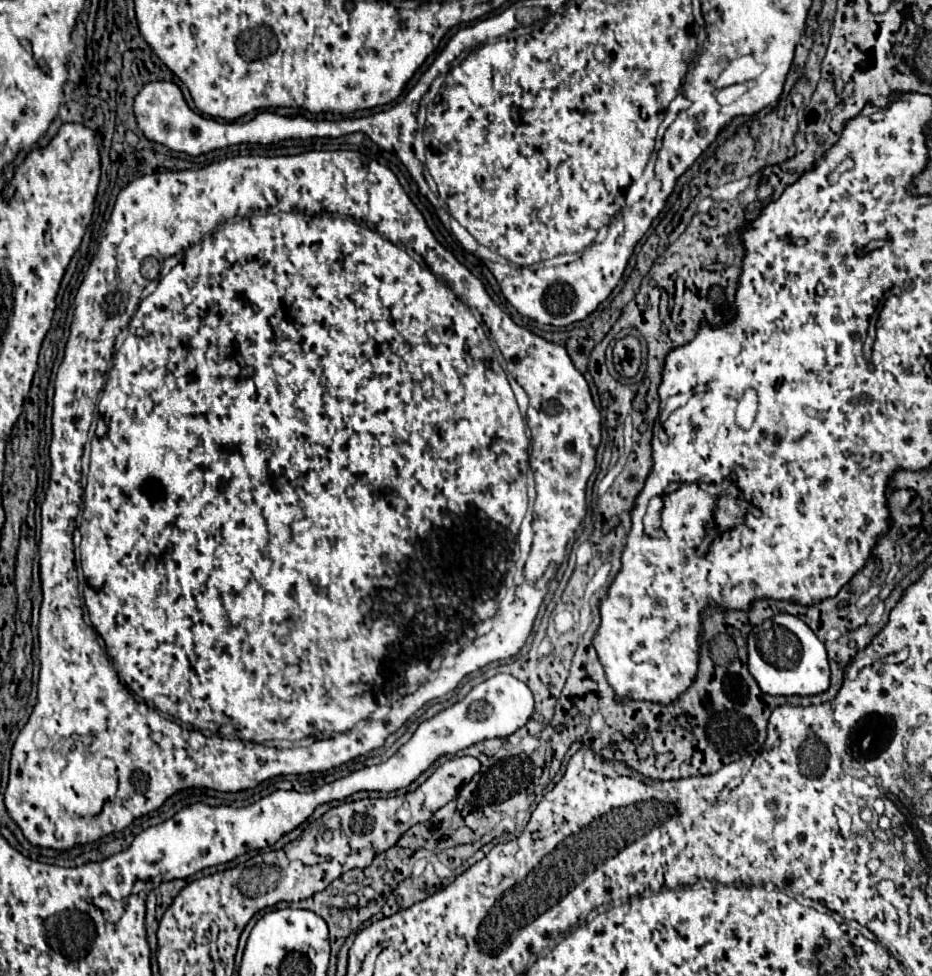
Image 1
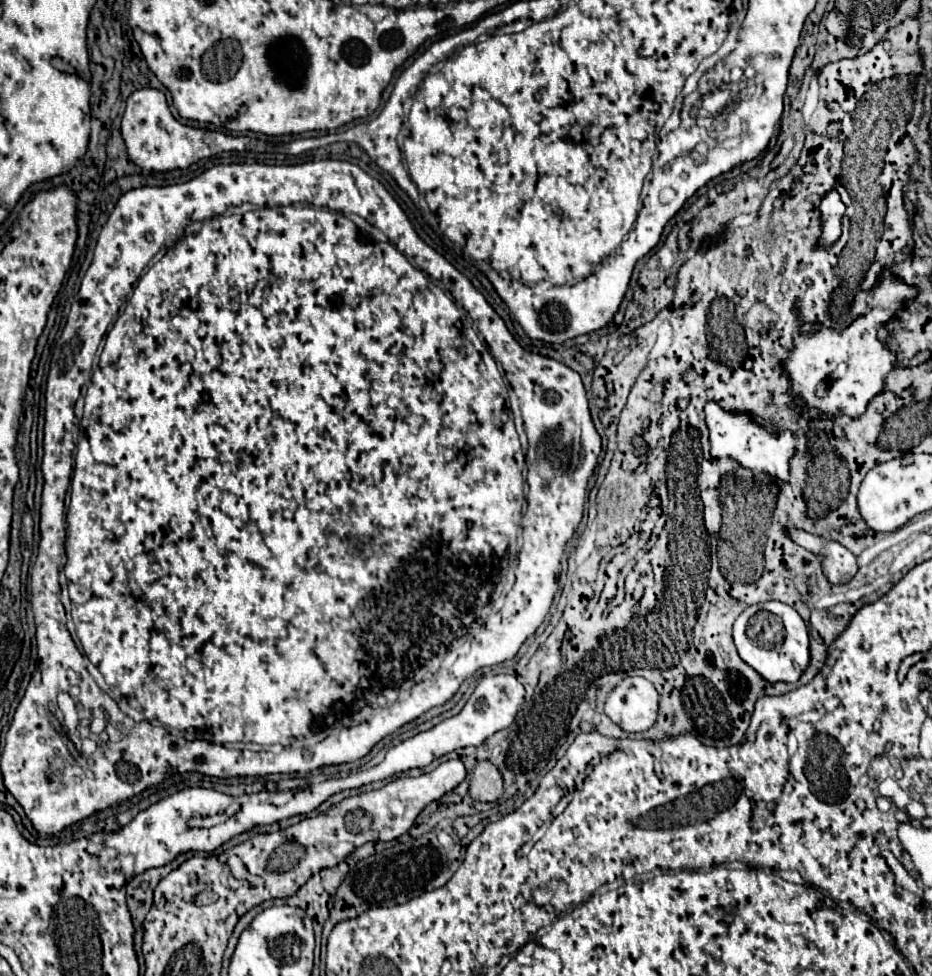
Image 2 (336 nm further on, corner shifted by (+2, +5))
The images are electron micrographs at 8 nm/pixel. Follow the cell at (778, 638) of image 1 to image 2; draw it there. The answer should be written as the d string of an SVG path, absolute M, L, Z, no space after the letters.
M765 601L747 607L733 625L733 641L737 645L739 657L765 681L795 683L811 663L809 633L805 621L793 607L781 601Z

